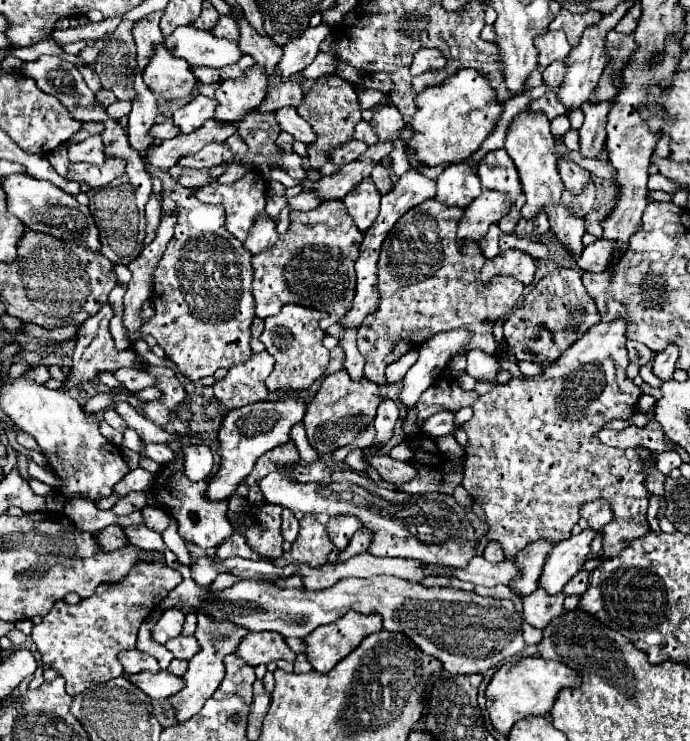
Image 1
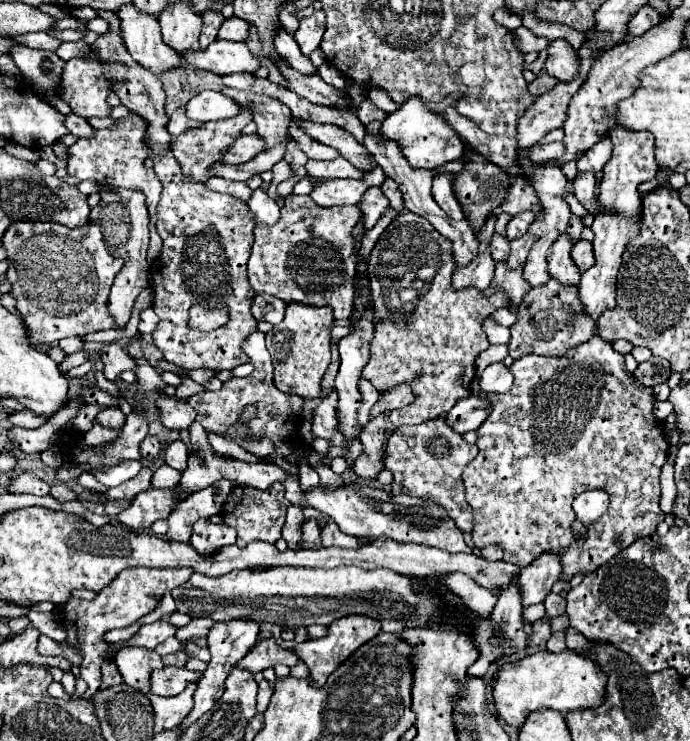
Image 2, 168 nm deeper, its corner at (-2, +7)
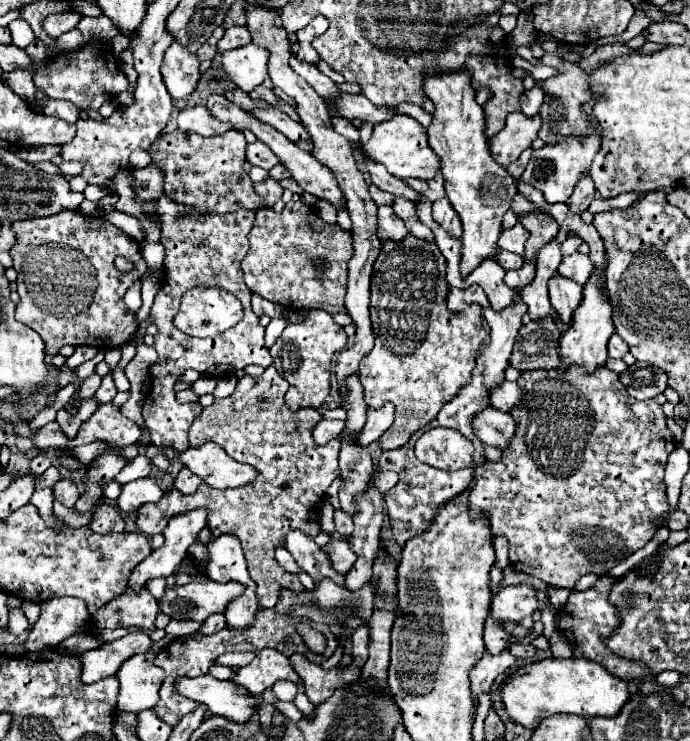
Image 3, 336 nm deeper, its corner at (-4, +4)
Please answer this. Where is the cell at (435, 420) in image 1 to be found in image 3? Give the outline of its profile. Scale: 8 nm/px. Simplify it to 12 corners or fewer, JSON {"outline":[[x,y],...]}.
{"outline":[[486,407],[472,417],[482,443],[502,447],[516,425],[508,413]]}

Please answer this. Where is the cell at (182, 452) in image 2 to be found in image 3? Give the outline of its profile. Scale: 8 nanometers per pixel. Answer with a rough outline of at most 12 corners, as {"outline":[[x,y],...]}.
{"outline":[[188,467],[176,475],[174,487],[182,493],[194,493],[202,483]]}

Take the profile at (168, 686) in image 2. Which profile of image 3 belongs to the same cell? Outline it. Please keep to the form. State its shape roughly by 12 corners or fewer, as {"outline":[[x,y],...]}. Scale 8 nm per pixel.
{"outline":[[210,675],[178,677],[176,693],[248,721],[260,697]]}

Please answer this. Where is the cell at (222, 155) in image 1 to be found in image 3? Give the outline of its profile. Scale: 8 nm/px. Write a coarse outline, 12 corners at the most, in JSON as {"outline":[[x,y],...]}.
{"outline":[[254,141],[246,149],[246,161],[270,171],[278,157]]}

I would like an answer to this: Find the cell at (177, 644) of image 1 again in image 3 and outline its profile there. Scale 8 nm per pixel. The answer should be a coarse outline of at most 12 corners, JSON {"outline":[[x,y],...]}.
{"outline":[[222,615],[208,617],[200,633],[212,635],[226,627],[226,619]]}

